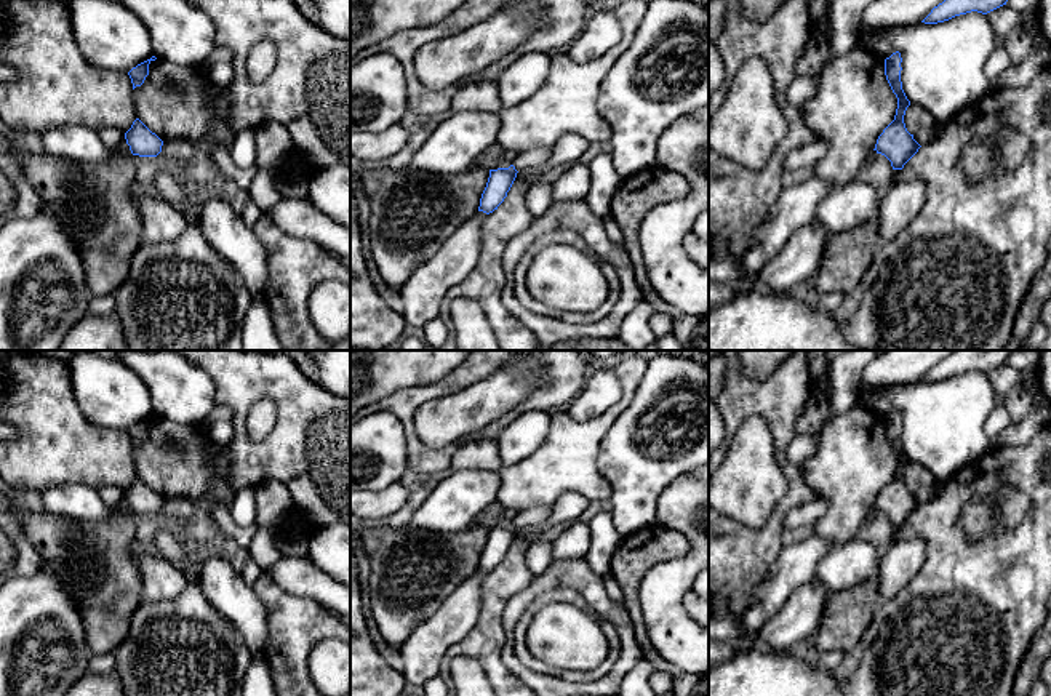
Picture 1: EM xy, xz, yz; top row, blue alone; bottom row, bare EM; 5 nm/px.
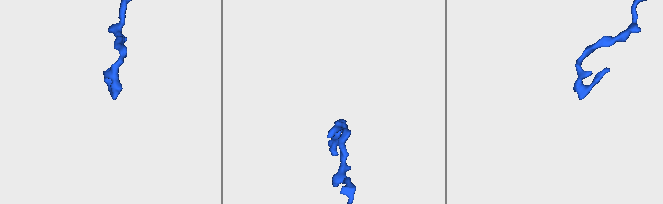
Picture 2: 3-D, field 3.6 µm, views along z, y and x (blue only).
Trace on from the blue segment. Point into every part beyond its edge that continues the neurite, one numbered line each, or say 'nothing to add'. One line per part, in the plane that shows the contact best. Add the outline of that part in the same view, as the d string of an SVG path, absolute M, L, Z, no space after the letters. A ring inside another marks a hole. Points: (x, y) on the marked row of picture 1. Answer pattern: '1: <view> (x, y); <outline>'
1: xz (536, 157); M534 147L528 152L518 154L512 165L517 171L528 170L528 168L542 168L545 162L550 158L550 150L544 147Z

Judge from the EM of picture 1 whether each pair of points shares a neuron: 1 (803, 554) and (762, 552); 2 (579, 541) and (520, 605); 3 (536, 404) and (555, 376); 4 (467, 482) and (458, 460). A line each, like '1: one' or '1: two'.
1: two
2: two
3: one
4: two

